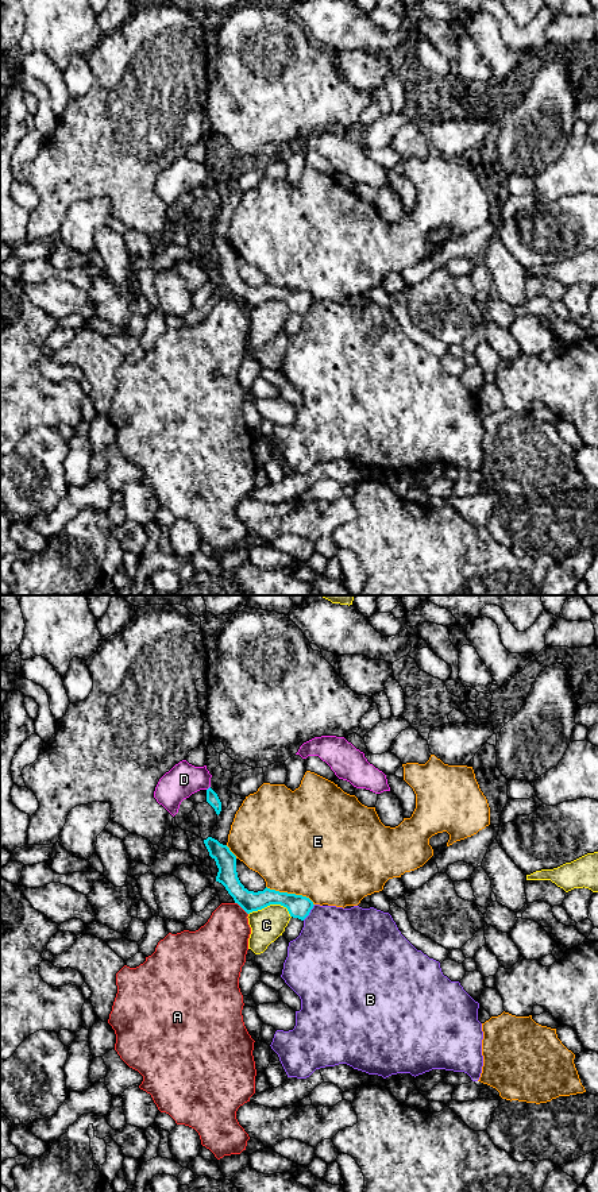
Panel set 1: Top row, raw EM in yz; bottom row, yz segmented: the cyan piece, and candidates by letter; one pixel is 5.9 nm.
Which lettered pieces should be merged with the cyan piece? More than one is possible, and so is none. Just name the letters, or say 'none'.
none

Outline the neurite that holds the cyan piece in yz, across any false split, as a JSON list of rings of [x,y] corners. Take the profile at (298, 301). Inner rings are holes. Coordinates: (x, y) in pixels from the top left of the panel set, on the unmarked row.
[[[212,232],[204,235],[204,239],[219,263],[216,277],[225,282],[235,298],[238,298],[247,309],[262,305],[270,300],[281,300],[288,304],[293,313],[304,316],[309,310],[315,301],[309,293],[279,288],[267,282],[258,288],[248,286],[238,273],[236,251],[229,243]]]

